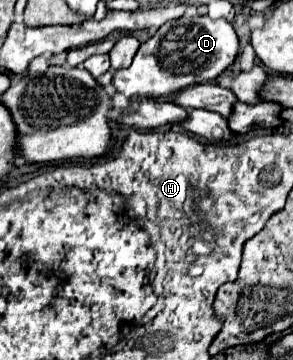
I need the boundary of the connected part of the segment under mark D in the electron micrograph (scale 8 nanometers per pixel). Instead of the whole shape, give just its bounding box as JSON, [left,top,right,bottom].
[112,17,238,97]

